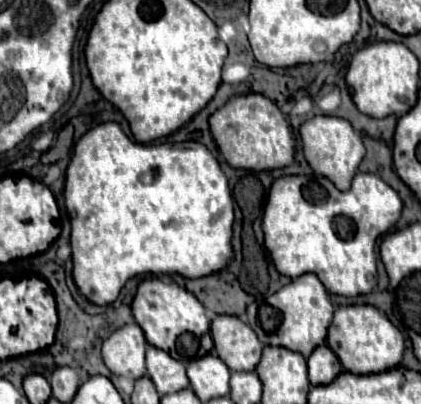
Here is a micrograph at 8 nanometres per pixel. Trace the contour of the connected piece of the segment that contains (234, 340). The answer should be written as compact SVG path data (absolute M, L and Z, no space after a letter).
M216 316L210 326L218 358L226 362L230 372L252 372L262 358L262 342L236 316Z

